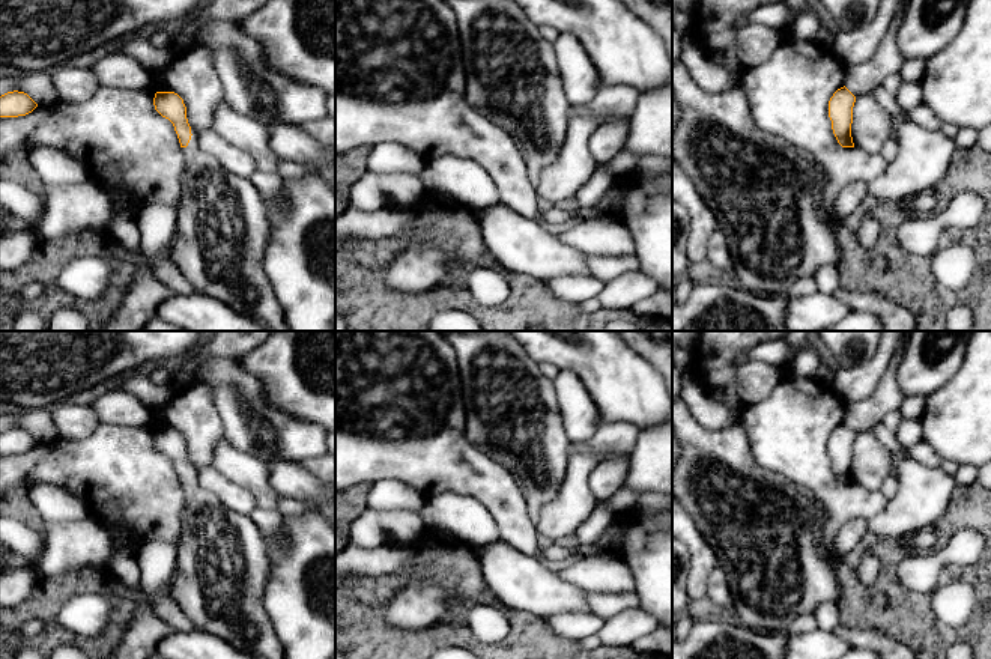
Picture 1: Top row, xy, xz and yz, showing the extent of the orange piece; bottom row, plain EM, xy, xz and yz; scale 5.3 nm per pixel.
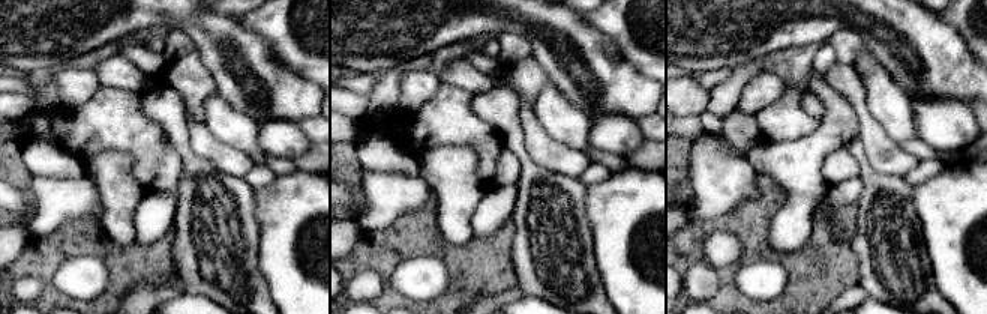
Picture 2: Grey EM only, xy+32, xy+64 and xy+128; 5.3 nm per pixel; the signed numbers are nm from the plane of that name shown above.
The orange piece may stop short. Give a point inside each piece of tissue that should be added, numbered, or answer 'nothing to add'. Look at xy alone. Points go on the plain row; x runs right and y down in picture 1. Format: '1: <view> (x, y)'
1: xy (221, 572)

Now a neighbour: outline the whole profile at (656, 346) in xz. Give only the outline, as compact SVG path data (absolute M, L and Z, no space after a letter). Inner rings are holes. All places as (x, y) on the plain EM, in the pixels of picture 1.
M614 331L663 376L672 400L672 331Z

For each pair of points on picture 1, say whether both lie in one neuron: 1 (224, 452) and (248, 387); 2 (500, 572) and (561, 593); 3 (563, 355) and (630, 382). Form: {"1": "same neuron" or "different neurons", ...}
{"1": "different neurons", "2": "same neuron", "3": "same neuron"}

